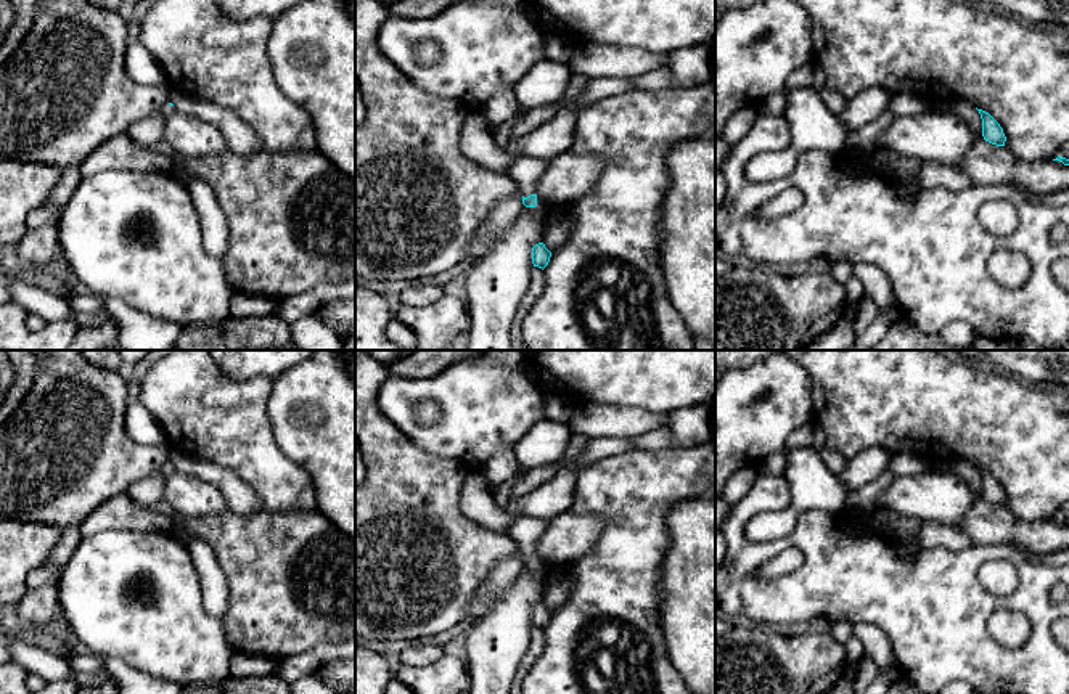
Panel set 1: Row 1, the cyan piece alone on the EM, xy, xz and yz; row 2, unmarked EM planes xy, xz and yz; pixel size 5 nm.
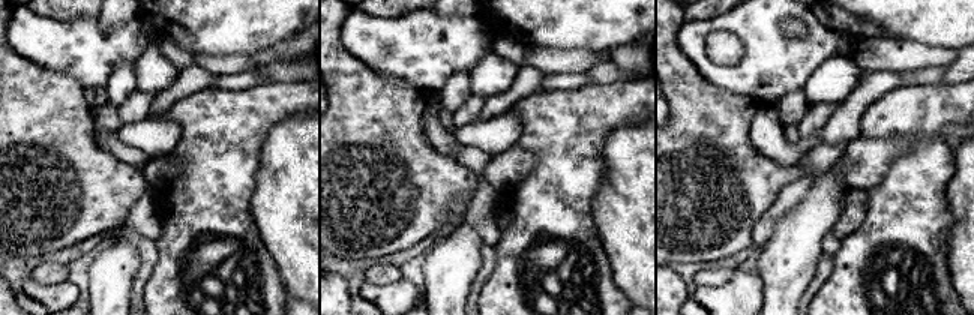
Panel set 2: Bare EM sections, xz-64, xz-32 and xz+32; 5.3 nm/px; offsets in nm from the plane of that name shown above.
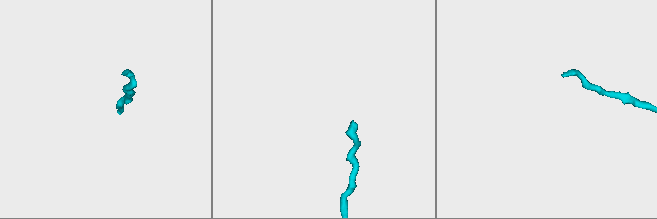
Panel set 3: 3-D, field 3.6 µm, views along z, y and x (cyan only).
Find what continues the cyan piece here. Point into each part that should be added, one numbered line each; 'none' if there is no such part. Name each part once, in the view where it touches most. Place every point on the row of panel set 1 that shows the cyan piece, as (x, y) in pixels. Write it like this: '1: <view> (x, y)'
1: xz (524, 171)

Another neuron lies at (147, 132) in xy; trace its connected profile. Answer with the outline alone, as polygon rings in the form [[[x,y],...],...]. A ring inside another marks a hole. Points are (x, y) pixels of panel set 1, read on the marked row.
[[[161,111],[133,122],[127,129],[127,135],[143,148],[154,148],[162,140],[166,116]]]

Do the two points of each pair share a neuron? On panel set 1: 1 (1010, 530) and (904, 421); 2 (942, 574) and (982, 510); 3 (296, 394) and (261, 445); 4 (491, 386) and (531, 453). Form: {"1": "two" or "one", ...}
{"1": "two", "2": "two", "3": "two", "4": "two"}

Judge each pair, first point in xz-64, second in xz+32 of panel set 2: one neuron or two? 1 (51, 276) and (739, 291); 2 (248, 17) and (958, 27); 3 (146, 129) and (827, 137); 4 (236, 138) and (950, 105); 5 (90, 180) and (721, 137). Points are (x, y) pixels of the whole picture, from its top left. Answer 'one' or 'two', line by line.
1: two
2: one
3: one
4: one
5: one

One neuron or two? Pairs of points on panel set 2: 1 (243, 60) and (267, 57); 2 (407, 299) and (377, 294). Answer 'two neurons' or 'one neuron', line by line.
1: two neurons
2: one neuron

